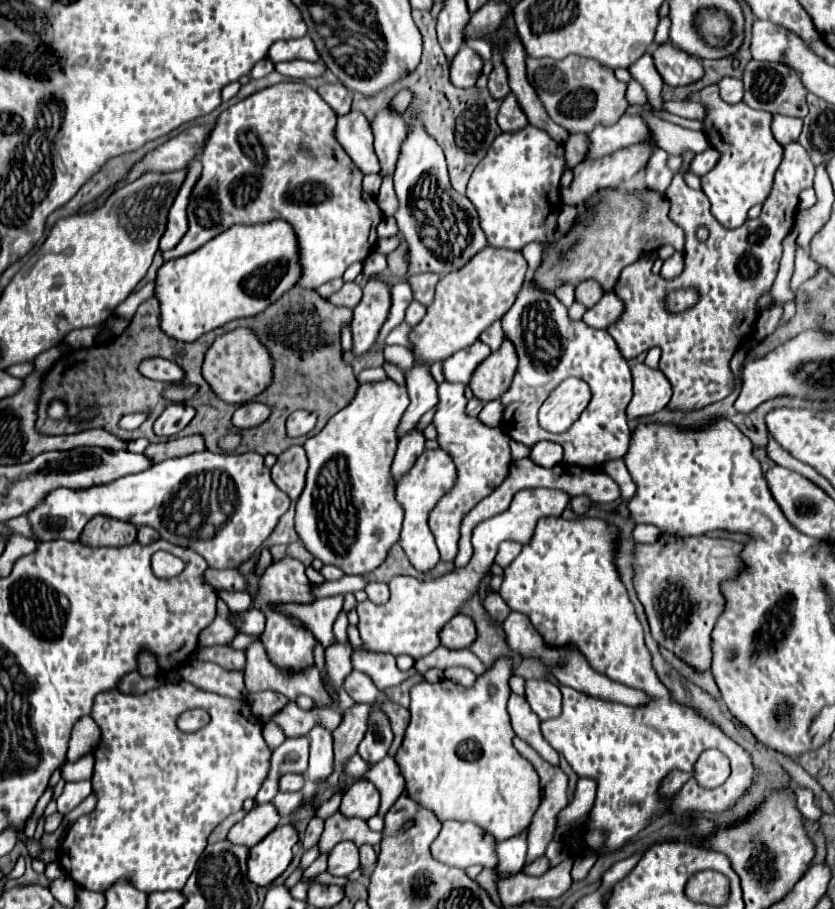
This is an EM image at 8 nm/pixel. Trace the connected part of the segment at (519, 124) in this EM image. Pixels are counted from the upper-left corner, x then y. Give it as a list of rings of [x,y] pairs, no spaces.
[[[508,93],[508,97],[502,101],[496,121],[498,121],[502,131],[514,131],[514,129],[522,129],[528,125],[528,119],[522,113],[522,109],[512,93]]]

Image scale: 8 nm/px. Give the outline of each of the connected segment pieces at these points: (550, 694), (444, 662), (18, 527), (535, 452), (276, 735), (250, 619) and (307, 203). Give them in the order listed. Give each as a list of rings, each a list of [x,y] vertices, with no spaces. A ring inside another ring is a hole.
[[[528,679],[526,681],[526,699],[532,711],[544,721],[558,717],[562,711],[562,695],[556,683],[548,679]]]
[[[438,647],[434,653],[428,653],[426,657],[422,659],[416,659],[416,669],[418,673],[426,673],[428,669],[448,669],[452,665],[464,665],[464,667],[470,667],[478,677],[486,673],[486,667],[480,663],[478,657],[474,657],[468,649],[462,649],[462,651],[452,651],[452,649],[446,649],[446,647]]]
[[[22,515],[22,517],[16,517],[14,521],[8,521],[8,525],[10,525],[10,529],[14,529],[14,531],[20,533],[20,535],[24,535],[24,537],[28,537],[28,539],[36,539],[28,517],[24,517],[24,515]]]
[[[540,441],[538,445],[532,447],[530,459],[540,465],[540,467],[554,467],[558,463],[562,463],[562,447],[558,443],[552,441]]]
[[[268,721],[263,725],[262,735],[270,750],[280,746],[286,739],[280,727],[273,721]]]
[[[248,609],[244,613],[230,615],[230,623],[238,629],[238,633],[260,635],[262,627],[264,627],[264,617],[262,617],[262,613],[258,613],[258,609]]]
[[[302,81],[272,85],[222,111],[202,151],[204,169],[190,197],[188,233],[174,249],[162,253],[164,261],[178,259],[200,249],[214,235],[220,235],[234,223],[258,225],[274,219],[290,221],[296,229],[300,265],[304,269],[304,277],[298,283],[300,287],[318,289],[322,283],[342,277],[352,263],[364,261],[376,243],[376,225],[382,221],[382,211],[376,201],[362,191],[364,175],[336,141],[334,127],[336,113],[310,85]]]

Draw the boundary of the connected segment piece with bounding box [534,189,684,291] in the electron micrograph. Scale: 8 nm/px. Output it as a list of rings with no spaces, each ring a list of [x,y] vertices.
[[[602,189],[598,195],[602,197],[600,203],[582,215],[572,227],[568,235],[560,235],[558,245],[554,245],[554,257],[544,257],[542,265],[536,271],[534,281],[538,285],[546,285],[546,289],[556,289],[560,281],[578,285],[584,279],[598,281],[604,291],[614,289],[620,271],[638,261],[642,253],[650,253],[660,249],[662,245],[672,245],[676,251],[684,251],[684,231],[668,217],[668,199],[656,191],[642,189],[648,207],[642,209],[636,199],[640,191],[634,193],[620,193],[616,189]]]

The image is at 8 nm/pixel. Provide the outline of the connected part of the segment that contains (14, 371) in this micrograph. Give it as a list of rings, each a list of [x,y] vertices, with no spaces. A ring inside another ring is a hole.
[[[28,361],[28,363],[18,363],[18,365],[14,365],[14,367],[10,367],[10,369],[8,369],[8,373],[10,373],[12,377],[18,377],[18,379],[22,379],[22,377],[30,375],[32,371],[34,371],[34,361]]]

